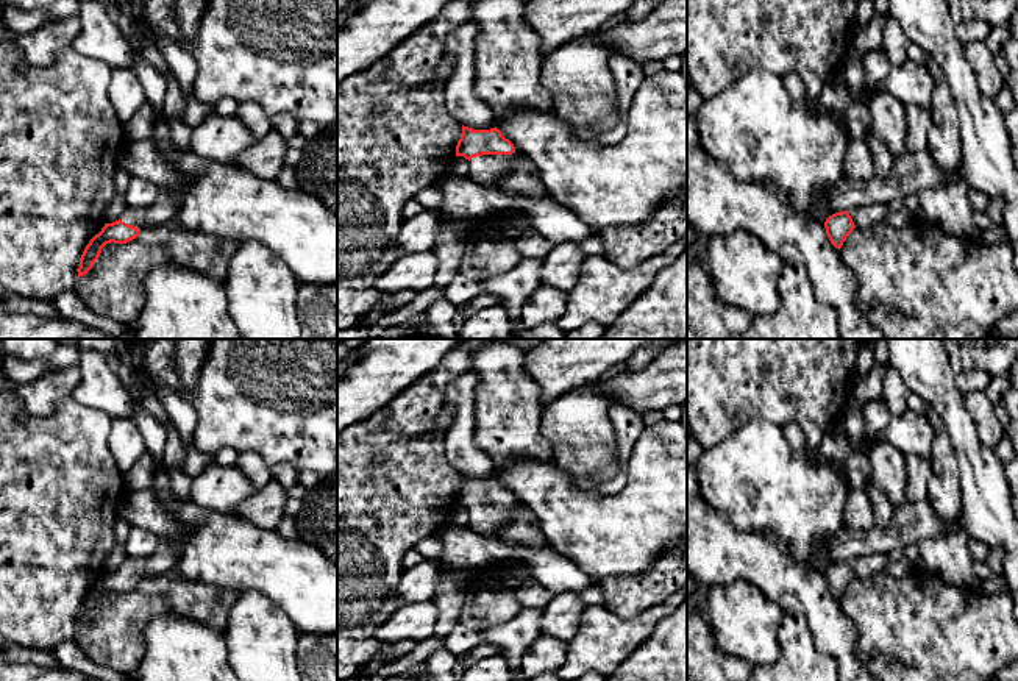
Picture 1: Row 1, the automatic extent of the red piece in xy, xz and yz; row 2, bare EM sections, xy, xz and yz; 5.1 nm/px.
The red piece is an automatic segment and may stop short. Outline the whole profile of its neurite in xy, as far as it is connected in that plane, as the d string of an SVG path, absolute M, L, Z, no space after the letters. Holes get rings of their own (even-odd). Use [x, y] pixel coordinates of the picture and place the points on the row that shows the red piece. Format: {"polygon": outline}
{"polygon": "M151 139L125 142L117 166L131 178L153 183L158 187L158 198L145 208L128 206L119 220L105 223L80 258L78 278L92 269L106 244L126 244L136 239L144 228L175 217L183 203L181 194L186 191L187 180L158 153Z"}

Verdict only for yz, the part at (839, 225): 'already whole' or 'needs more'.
needs more

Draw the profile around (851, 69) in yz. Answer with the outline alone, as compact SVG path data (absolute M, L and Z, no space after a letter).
M848 55L842 61L838 72L842 73L848 91L863 91L867 87L865 69L862 61Z

